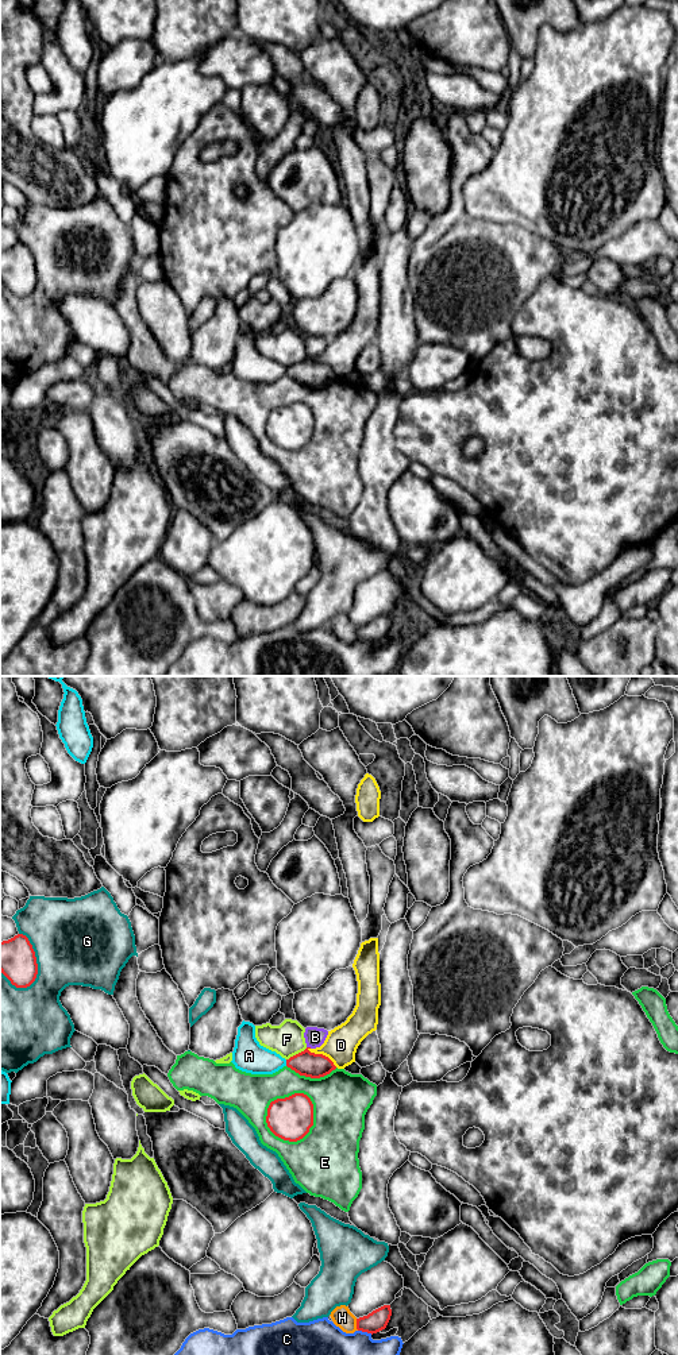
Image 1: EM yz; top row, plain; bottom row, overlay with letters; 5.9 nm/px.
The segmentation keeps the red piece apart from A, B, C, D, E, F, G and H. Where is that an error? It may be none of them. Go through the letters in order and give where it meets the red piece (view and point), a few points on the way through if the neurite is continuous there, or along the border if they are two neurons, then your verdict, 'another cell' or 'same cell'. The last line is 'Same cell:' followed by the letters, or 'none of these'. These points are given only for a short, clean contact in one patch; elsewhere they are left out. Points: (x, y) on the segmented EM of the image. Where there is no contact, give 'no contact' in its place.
A: meets red in yz at (287, 1062); another cell
B: meets red in yz at (309, 1047); another cell
C: meets red in yz at (365, 1331); another cell
D: meets red in yz at (322, 1054); another cell
E: meets red in yz at (270, 1103); another cell
F: meets red in yz at (296, 1054); another cell
G: meets red in yz at (35, 960); another cell
H: meets red in yz at (357, 1324); another cell
Same cell: none of these

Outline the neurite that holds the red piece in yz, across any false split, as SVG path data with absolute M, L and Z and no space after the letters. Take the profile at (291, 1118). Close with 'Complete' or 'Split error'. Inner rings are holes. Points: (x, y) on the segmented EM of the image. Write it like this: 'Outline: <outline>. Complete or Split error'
Outline: M304 1093L277 1099L267 1108L266 1123L276 1136L297 1142L313 1126L313 1104Z. Complete

